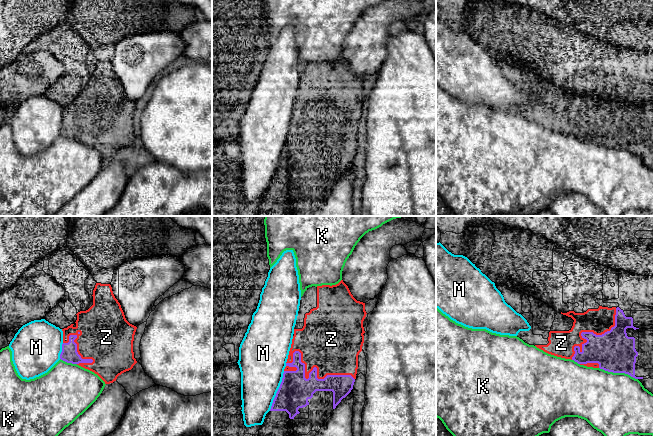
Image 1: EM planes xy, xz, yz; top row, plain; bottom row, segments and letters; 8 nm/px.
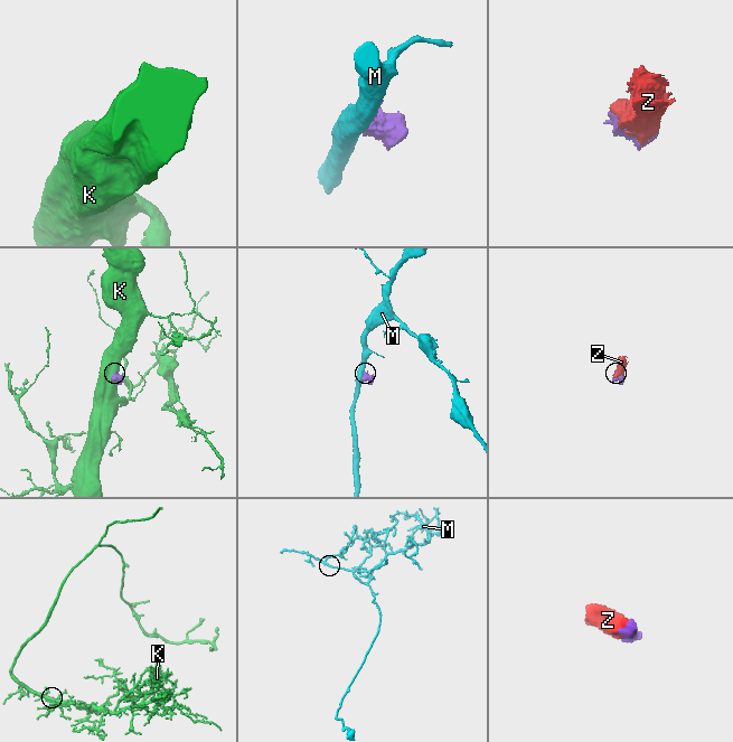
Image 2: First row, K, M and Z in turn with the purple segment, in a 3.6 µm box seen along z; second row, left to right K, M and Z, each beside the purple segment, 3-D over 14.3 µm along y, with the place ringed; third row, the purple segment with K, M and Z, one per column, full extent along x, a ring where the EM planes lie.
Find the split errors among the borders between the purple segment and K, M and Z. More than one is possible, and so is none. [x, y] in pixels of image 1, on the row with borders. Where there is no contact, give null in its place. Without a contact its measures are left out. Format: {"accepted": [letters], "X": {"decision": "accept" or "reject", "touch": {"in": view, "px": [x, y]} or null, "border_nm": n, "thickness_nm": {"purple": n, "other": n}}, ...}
{"accepted": ["Z"], "K": {"decision": "reject", "touch": {"in": "yz", "px": [618, 372]}, "border_nm": 320, "thickness_nm": {"purple": 320, "other": 500}}, "M": {"decision": "reject", "touch": {"in": "xz", "px": [277, 391]}, "border_nm": 340, "thickness_nm": {"purple": 260, "other": 360}}, "Z": {"decision": "accept", "touch": {"in": "xz", "px": [310, 372]}, "border_nm": 550, "thickness_nm": {"purple": 260, "other": 380}}}

